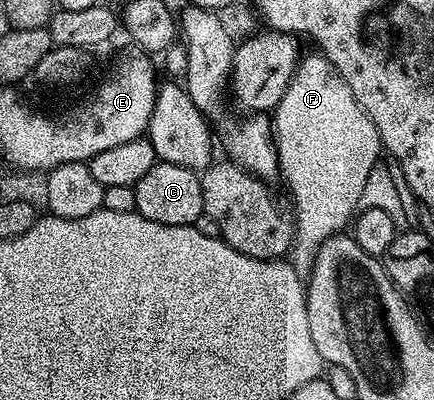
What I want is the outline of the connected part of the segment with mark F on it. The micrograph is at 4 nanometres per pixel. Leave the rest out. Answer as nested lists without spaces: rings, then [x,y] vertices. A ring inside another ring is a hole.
[[[313,53],[299,62],[297,69],[294,70],[293,77],[290,78],[288,89],[284,93],[284,97],[274,108],[272,112],[272,126],[274,129],[274,144],[278,147],[278,170],[281,178],[286,178],[290,182],[290,195],[294,198],[294,207],[298,212],[293,212],[292,218],[294,220],[294,246],[288,252],[288,262],[296,269],[296,273],[302,280],[309,280],[313,273],[316,259],[320,253],[320,249],[327,243],[333,235],[345,232],[348,224],[353,220],[356,212],[359,210],[358,202],[360,201],[360,193],[363,192],[364,183],[368,178],[368,173],[371,172],[372,167],[380,162],[380,155],[378,151],[383,150],[382,140],[378,137],[378,130],[376,125],[367,115],[362,112],[362,107],[356,101],[356,97],[352,93],[352,89],[344,81],[344,77],[340,77],[340,73],[334,66],[326,60],[325,55],[321,53]]]

